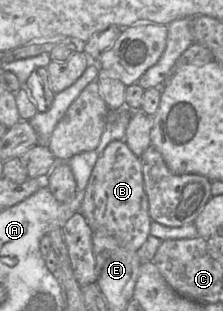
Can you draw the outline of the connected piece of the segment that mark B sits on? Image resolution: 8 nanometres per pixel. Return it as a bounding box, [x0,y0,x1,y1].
[80,140,152,252]

